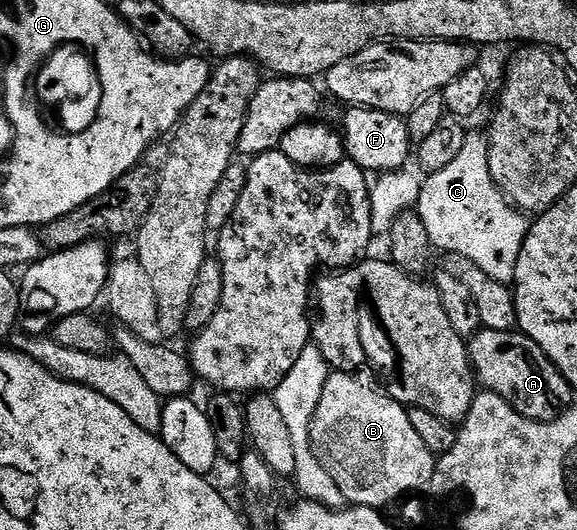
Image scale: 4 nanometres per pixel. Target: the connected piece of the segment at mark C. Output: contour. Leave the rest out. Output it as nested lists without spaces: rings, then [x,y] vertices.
[[[467,134],[464,149],[460,149],[456,161],[452,161],[448,169],[425,176],[416,210],[437,250],[439,247],[446,255],[460,253],[460,257],[468,257],[468,261],[480,265],[492,281],[513,284],[516,261],[526,239],[528,219],[512,206],[492,181],[490,144],[485,134]]]

